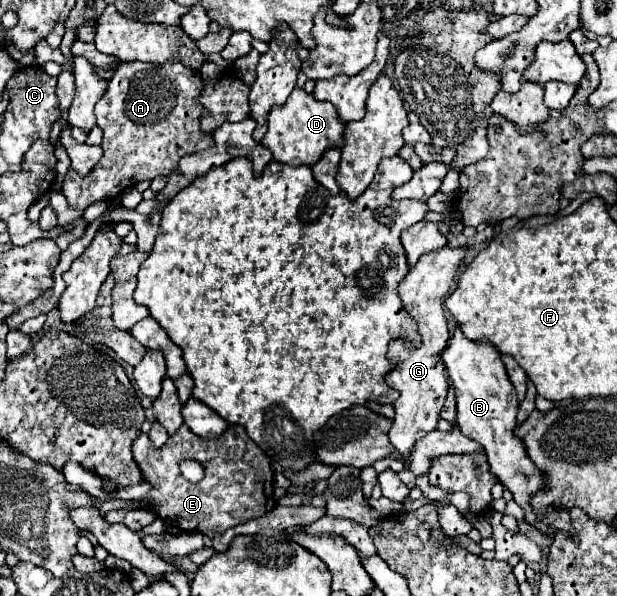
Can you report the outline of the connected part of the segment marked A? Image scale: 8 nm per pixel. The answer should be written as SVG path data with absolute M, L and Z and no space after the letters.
M120 62L108 80L102 100L96 104L96 124L104 132L104 156L86 176L68 168L62 182L68 206L84 210L96 200L112 200L142 180L168 176L182 156L212 148L212 134L200 128L204 110L200 104L202 90L200 74L182 62L166 62L162 66Z

